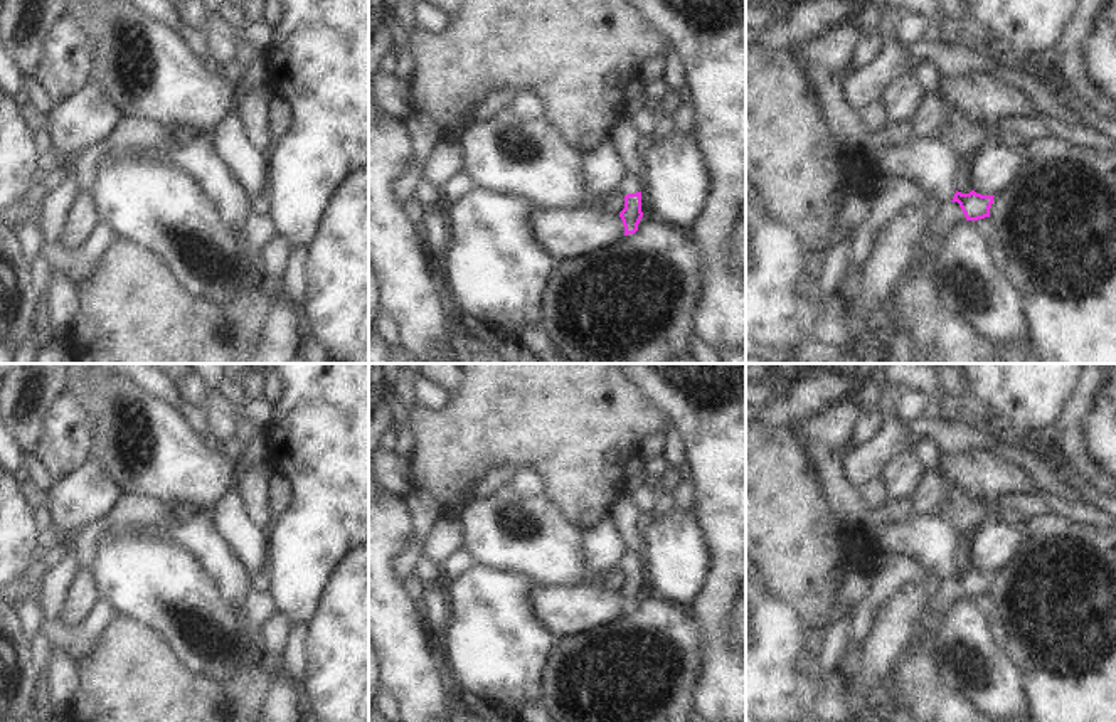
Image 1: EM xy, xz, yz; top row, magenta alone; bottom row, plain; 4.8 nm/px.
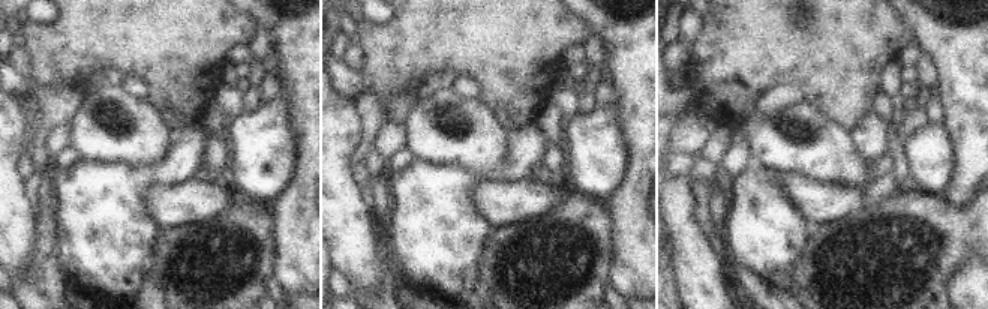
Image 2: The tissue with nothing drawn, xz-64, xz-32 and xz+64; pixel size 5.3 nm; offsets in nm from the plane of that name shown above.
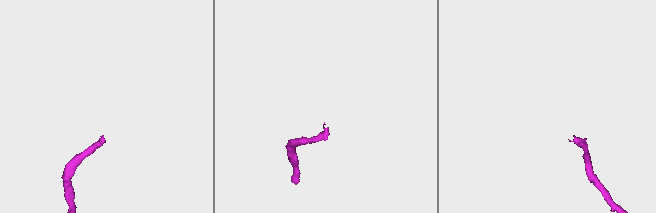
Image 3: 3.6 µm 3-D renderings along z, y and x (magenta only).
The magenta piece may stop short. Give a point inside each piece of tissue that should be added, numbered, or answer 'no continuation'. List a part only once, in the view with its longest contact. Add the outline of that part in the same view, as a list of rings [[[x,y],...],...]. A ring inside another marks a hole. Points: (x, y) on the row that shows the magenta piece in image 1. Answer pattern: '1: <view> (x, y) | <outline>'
1: xz (630, 184) | [[[626,173],[626,177],[618,187],[618,192],[621,192],[623,195],[628,195],[628,194],[641,192],[641,188],[643,188],[641,182]]]

